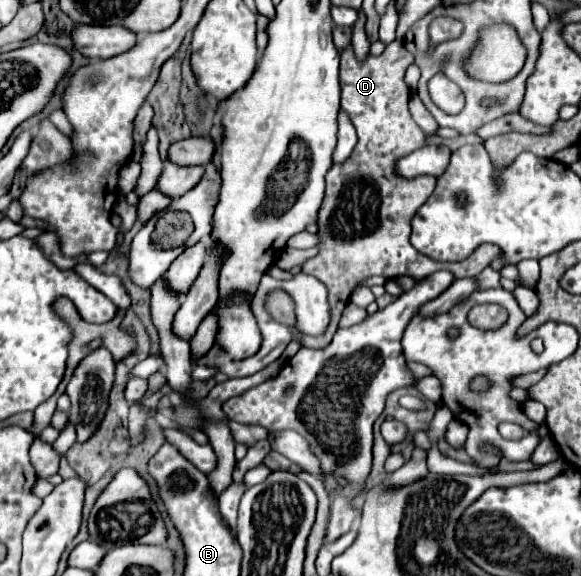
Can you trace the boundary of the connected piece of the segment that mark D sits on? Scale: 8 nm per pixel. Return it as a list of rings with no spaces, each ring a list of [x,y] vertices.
[[[394,40],[378,58],[368,56],[366,62],[358,62],[352,48],[342,52],[342,108],[350,114],[350,120],[356,126],[358,144],[346,162],[334,164],[326,174],[326,196],[318,210],[320,252],[302,266],[302,272],[312,274],[326,284],[332,320],[318,338],[304,336],[302,346],[328,346],[338,328],[342,308],[348,304],[356,284],[366,278],[364,270],[370,270],[370,276],[378,274],[384,278],[410,276],[414,280],[424,280],[438,270],[450,270],[456,278],[474,278],[500,256],[500,248],[494,244],[480,244],[480,248],[476,248],[472,256],[462,262],[436,262],[416,252],[416,248],[410,244],[412,216],[436,188],[436,178],[432,176],[402,180],[394,174],[396,160],[414,152],[416,148],[422,148],[426,140],[426,134],[418,128],[408,110],[410,88],[404,82],[404,74],[412,62],[414,56],[404,48],[402,40]]]

